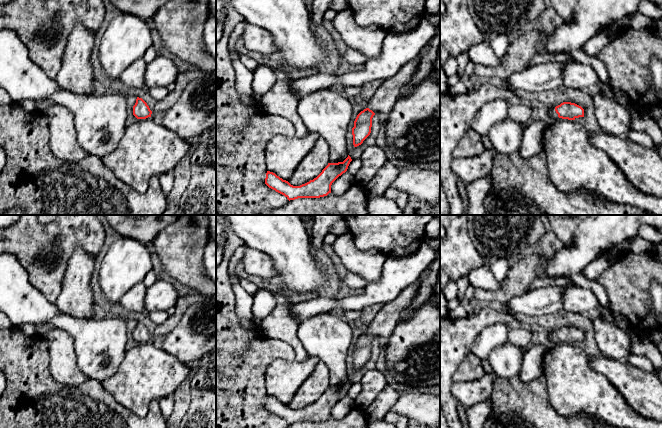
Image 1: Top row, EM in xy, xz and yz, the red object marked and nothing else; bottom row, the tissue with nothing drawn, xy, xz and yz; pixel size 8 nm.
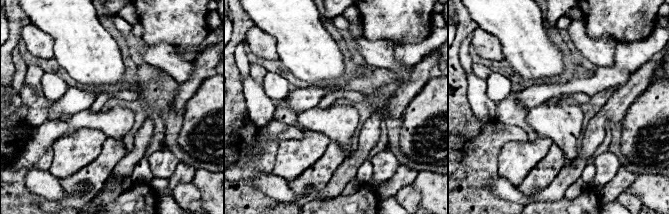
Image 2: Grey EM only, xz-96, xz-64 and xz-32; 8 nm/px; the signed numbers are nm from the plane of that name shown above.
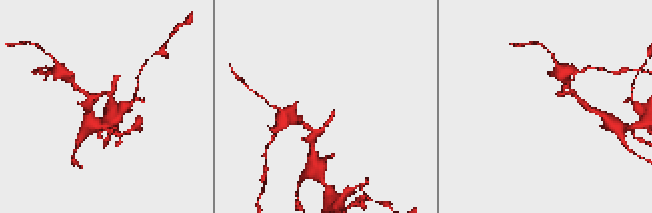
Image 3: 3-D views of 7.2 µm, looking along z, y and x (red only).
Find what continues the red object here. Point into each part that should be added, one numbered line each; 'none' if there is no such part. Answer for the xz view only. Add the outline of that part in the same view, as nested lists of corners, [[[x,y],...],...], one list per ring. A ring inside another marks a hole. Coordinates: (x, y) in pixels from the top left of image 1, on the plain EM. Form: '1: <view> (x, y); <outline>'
1: xz (382, 326); [[[420,279],[404,288],[398,296],[385,303],[368,325],[367,332],[380,341],[387,340],[398,324],[401,314],[411,305],[420,287]]]

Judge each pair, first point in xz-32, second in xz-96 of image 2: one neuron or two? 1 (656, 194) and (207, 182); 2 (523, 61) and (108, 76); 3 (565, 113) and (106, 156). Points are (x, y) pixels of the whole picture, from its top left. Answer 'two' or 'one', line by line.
1: one
2: one
3: two

